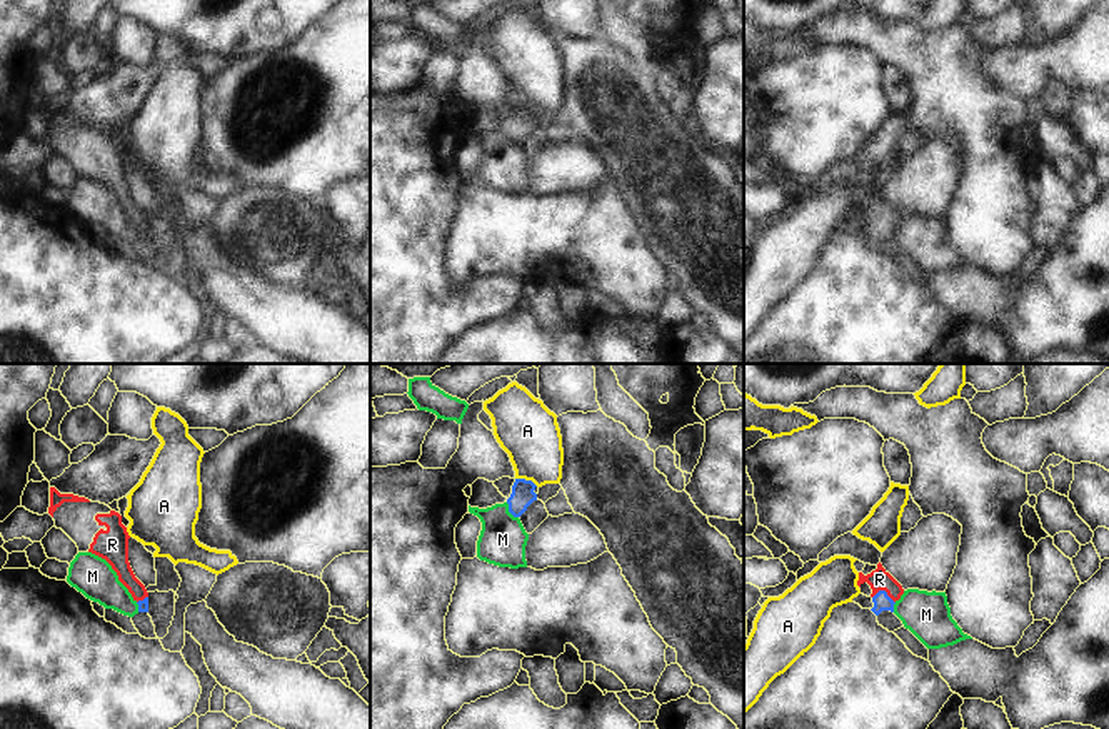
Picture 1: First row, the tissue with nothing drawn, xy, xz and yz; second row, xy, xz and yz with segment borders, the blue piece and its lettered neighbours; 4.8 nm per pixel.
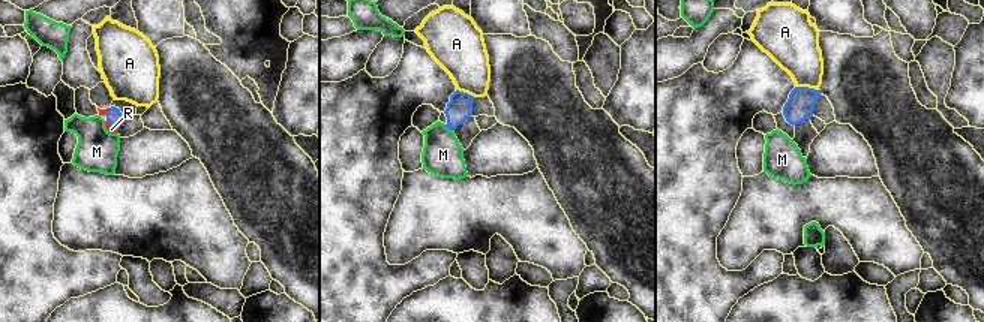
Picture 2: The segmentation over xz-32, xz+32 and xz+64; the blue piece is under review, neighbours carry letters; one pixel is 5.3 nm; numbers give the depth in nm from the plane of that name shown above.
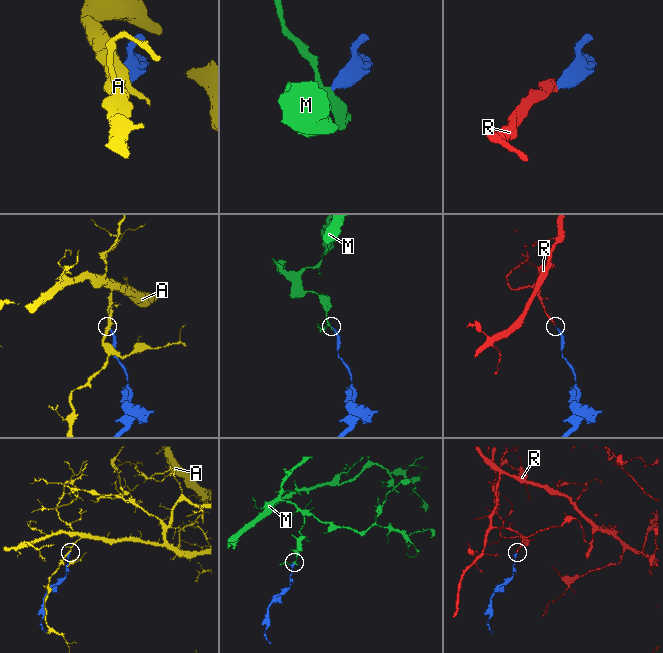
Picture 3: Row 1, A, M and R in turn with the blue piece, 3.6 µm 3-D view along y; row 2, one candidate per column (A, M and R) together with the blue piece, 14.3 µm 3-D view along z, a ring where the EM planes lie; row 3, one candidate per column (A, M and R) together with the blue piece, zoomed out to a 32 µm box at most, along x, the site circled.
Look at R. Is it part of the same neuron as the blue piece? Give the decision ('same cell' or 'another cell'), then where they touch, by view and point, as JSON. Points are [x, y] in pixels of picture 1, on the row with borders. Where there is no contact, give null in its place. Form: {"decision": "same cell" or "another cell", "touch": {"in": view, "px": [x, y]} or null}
{"decision": "same cell", "touch": {"in": "yz", "px": [884, 591]}}

